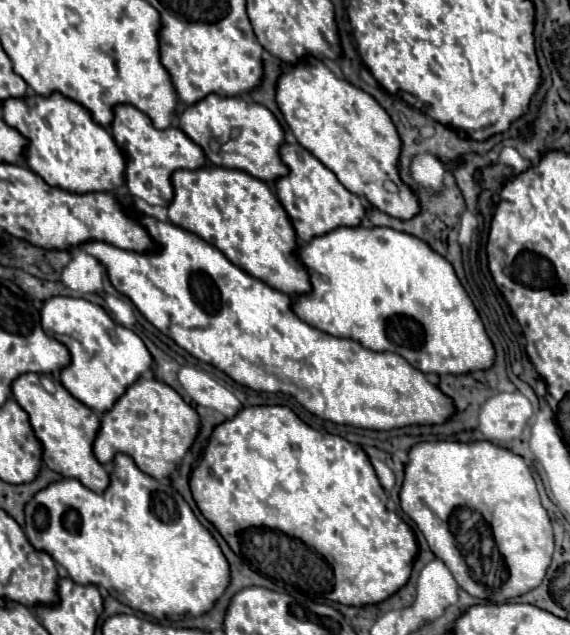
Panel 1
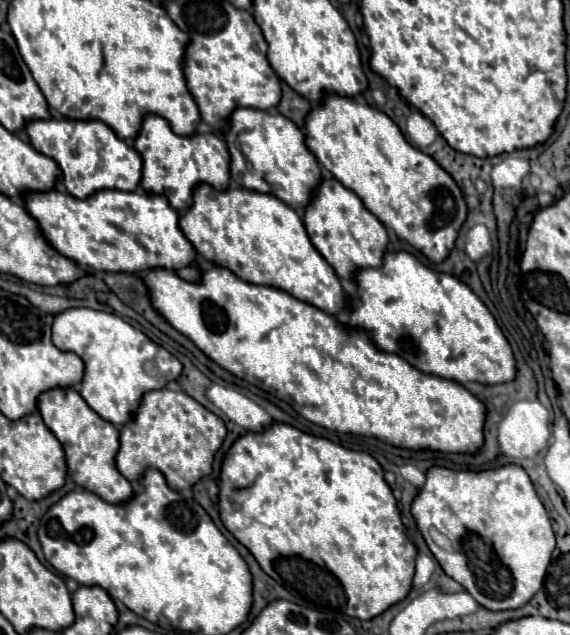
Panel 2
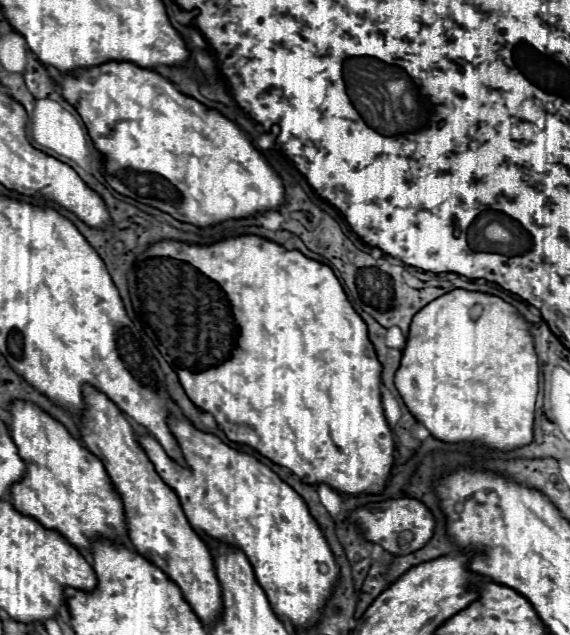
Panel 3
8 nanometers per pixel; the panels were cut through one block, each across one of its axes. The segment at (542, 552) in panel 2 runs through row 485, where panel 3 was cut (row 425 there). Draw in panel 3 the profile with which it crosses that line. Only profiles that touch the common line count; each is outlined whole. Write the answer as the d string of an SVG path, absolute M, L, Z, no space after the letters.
M456 288L414 314L394 384L416 420L444 442L478 442L492 450L514 450L530 444L538 394L538 362L528 322L498 296Z

